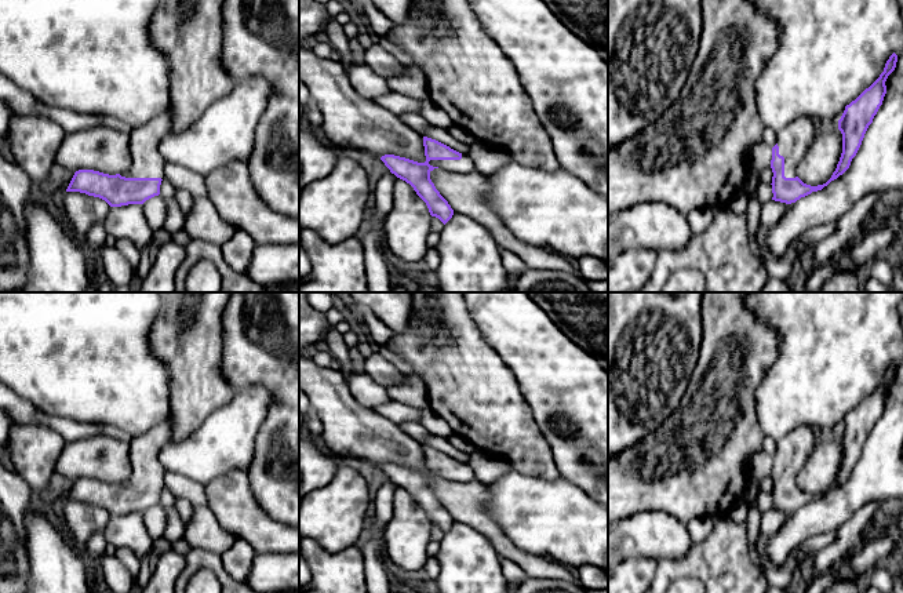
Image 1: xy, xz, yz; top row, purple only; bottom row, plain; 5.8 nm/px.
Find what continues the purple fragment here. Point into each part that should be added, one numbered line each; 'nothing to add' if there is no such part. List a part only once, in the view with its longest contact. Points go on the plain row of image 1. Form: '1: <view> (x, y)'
1: xz (463, 475)

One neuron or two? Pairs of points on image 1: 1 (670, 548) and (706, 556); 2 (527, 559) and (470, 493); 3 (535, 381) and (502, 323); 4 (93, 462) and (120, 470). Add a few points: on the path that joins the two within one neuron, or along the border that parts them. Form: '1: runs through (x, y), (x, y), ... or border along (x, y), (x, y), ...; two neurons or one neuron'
1: border along (694, 542), (681, 556), (658, 561); two neurons
2: runs through (509, 549), (470, 510); one neuron
3: runs through (535, 367), (535, 356), (516, 337); one neuron
4: runs through (99, 462), (113, 465); one neuron

